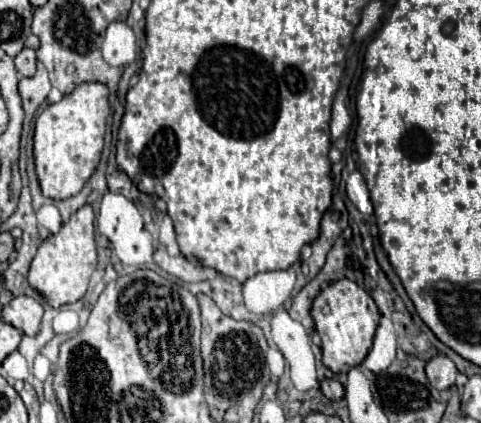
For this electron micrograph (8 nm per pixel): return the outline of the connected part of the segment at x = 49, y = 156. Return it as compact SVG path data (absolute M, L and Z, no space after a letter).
M94 81L80 83L70 95L64 95L62 101L48 105L38 115L34 131L34 159L42 195L58 201L76 195L84 187L96 171L102 155L108 113L108 87Z

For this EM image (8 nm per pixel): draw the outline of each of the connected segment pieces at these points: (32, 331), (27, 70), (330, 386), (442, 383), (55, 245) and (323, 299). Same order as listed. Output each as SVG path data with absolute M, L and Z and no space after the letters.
M18 295L8 305L2 307L2 321L14 325L16 329L20 329L24 335L30 337L38 333L40 319L42 319L42 305L28 295Z
M24 47L24 49L14 57L14 63L16 63L16 69L18 69L20 75L30 77L30 75L34 75L34 71L36 71L36 53L34 53L32 49Z
M324 379L324 381L320 383L320 391L322 391L328 399L332 399L332 401L344 399L344 387L342 387L342 383L336 381L336 379Z
M436 355L426 363L426 375L428 375L428 381L432 381L432 385L442 391L442 389L454 387L458 369L446 355Z
M84 205L76 211L76 215L70 217L68 223L62 225L60 233L42 241L42 245L38 247L30 265L28 283L48 301L48 305L60 307L66 303L74 303L86 295L90 277L96 271L96 243L92 223L94 223L92 207Z
M340 279L318 293L316 301L312 303L312 319L322 339L322 363L332 373L348 373L352 367L358 367L372 349L380 311L374 299L362 287L350 279Z

